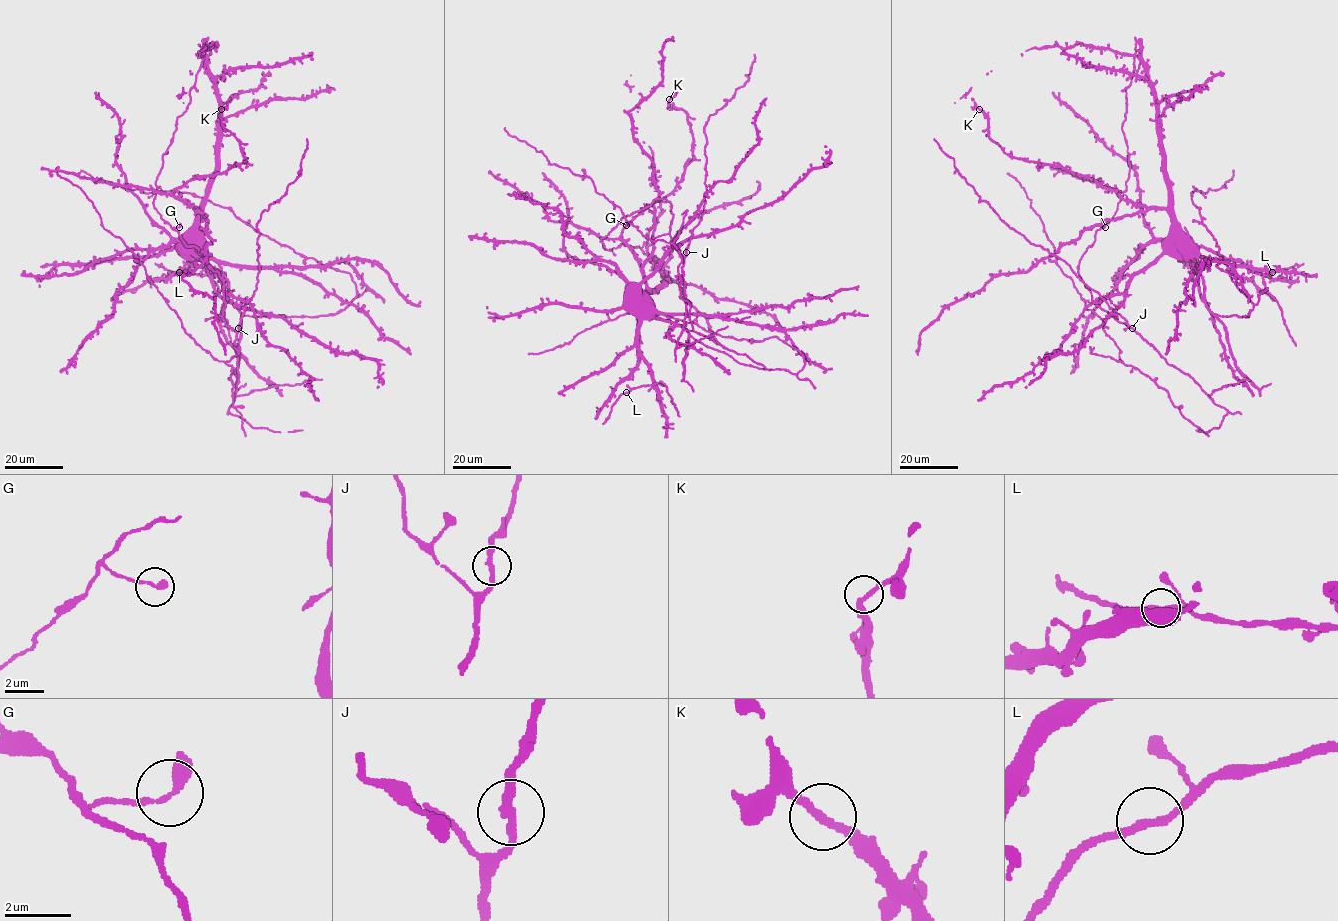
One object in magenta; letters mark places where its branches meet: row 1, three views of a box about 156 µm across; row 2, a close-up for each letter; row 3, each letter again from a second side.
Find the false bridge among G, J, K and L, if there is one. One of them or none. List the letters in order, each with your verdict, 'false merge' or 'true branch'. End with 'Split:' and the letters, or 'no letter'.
G: true branch
J: true branch
K: true branch
L: true branch
Split: no letter

